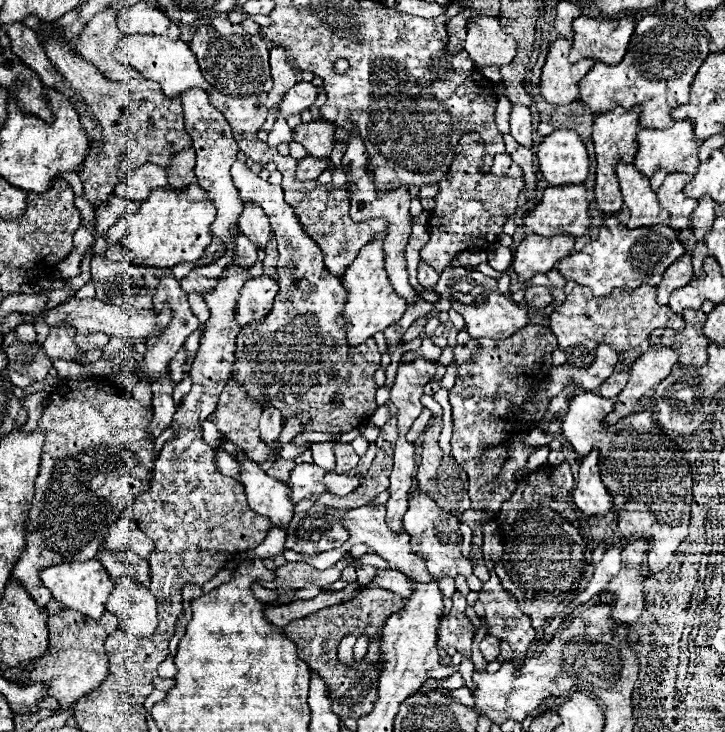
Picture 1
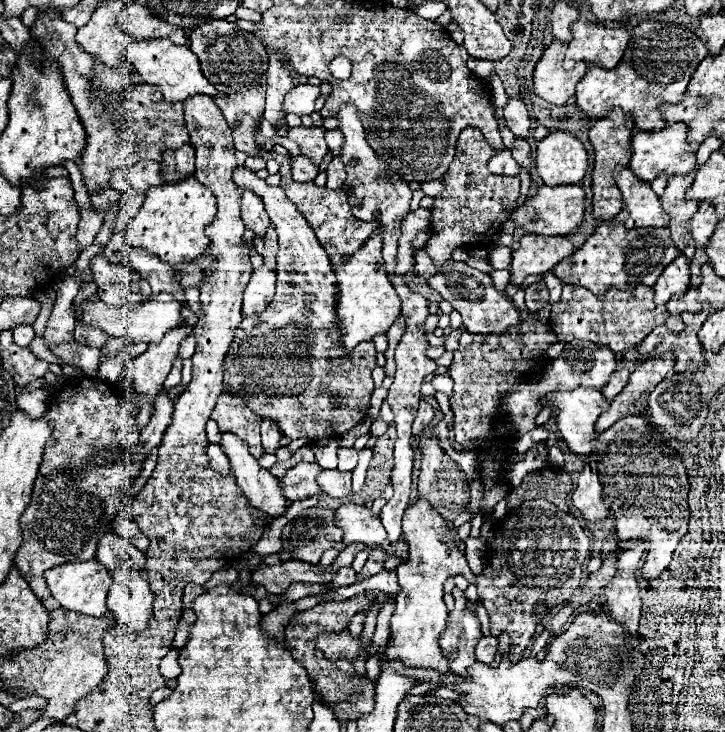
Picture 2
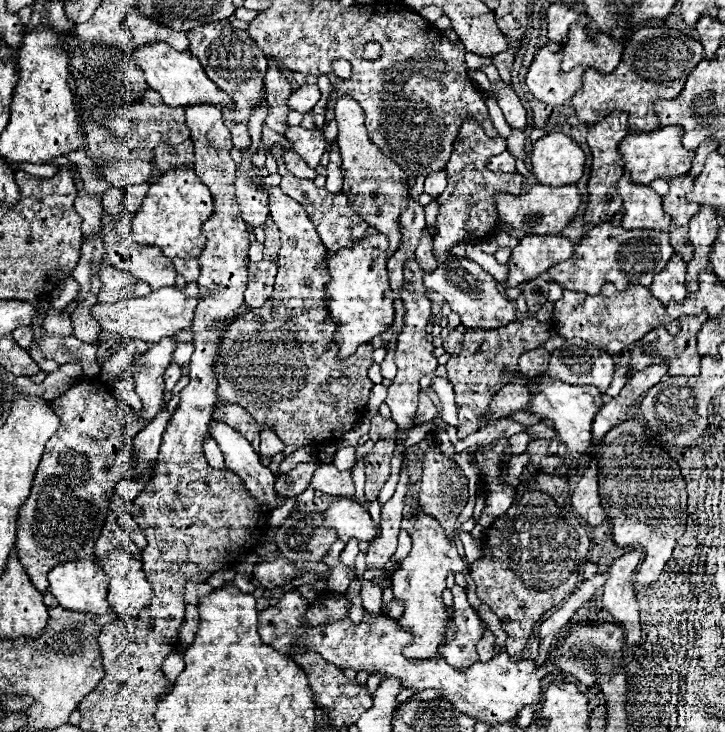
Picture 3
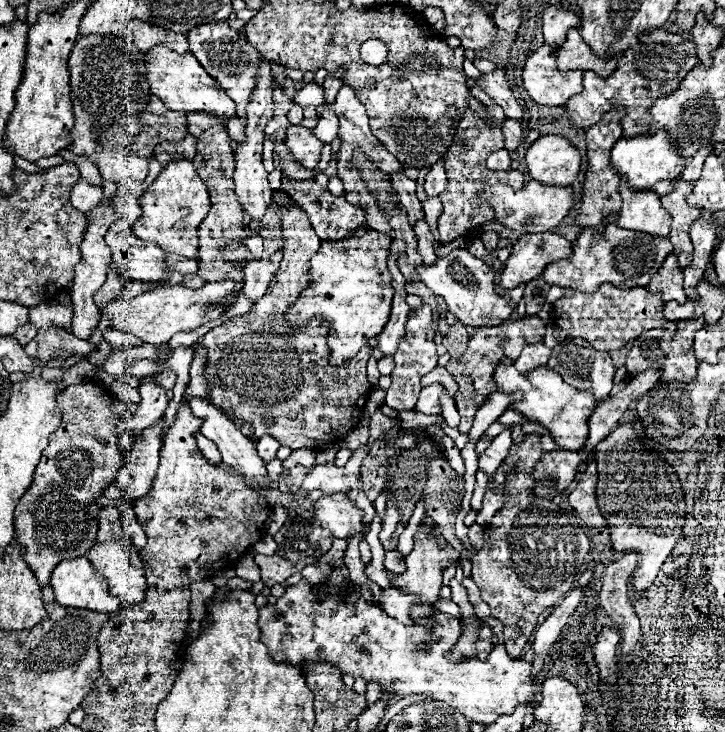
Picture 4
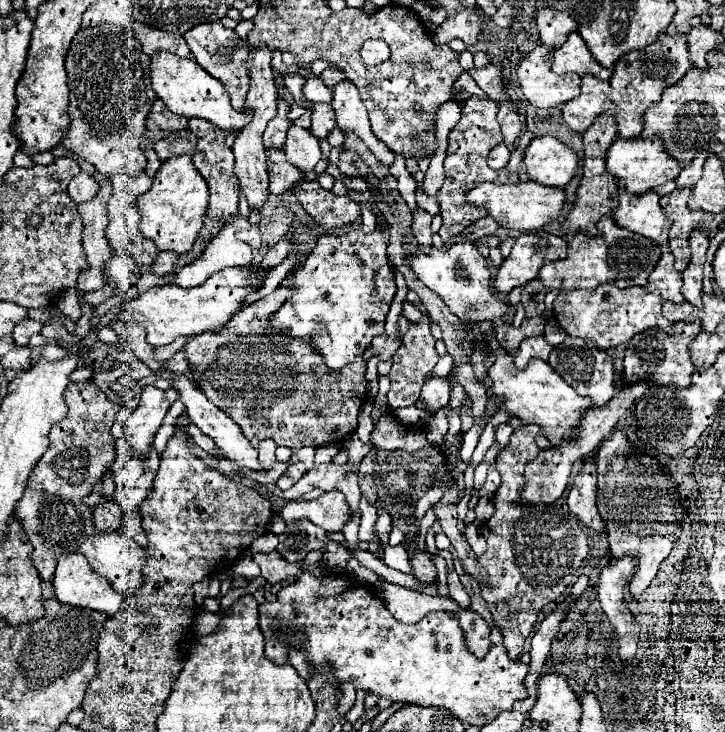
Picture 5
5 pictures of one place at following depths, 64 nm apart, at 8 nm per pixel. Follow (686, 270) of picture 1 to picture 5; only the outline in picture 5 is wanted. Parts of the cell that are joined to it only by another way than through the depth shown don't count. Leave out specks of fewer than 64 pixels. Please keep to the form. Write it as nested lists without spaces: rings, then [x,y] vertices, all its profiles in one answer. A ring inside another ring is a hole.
[[[666,252],[658,264],[656,264],[656,270],[650,274],[648,278],[648,284],[644,288],[648,288],[648,292],[654,292],[654,290],[660,290],[662,294],[662,300],[674,300],[676,304],[684,304],[684,296],[680,292],[680,272],[676,272],[674,268],[674,256],[670,252]]]

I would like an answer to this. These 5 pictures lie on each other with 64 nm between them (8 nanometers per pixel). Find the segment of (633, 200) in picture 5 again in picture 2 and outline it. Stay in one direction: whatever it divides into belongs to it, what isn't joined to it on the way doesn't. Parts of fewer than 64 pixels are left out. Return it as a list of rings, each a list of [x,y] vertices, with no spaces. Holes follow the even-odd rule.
[[[622,166],[616,168],[614,178],[622,192],[624,206],[630,212],[630,218],[626,220],[626,228],[668,226],[670,216],[662,210],[660,200],[648,182],[636,178],[636,174],[632,174],[630,168],[622,168]]]

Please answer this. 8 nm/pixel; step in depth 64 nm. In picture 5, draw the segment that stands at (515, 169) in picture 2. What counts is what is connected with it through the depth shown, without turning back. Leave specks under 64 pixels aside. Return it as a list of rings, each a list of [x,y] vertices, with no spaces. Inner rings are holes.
[[[504,144],[496,146],[496,148],[488,154],[488,166],[490,166],[490,168],[494,168],[494,170],[506,168],[508,160],[510,160],[510,150],[508,150]]]

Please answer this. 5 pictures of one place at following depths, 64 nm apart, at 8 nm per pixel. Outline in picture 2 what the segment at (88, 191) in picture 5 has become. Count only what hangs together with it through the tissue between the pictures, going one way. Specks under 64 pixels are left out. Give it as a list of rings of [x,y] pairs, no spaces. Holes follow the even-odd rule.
[[[80,210],[80,222],[78,222],[78,232],[76,232],[76,242],[82,248],[90,246],[96,238],[96,234],[102,228],[102,214],[96,210]]]

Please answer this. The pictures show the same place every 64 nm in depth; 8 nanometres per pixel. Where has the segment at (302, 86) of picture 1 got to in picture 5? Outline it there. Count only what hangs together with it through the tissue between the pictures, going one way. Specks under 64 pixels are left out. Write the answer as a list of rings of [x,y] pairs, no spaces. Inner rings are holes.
[[[310,72],[310,78],[306,80],[304,84],[304,90],[302,90],[302,98],[308,100],[308,102],[314,102],[314,104],[320,104],[320,102],[330,102],[332,100],[332,92],[322,84],[320,78],[316,78],[314,74]]]

